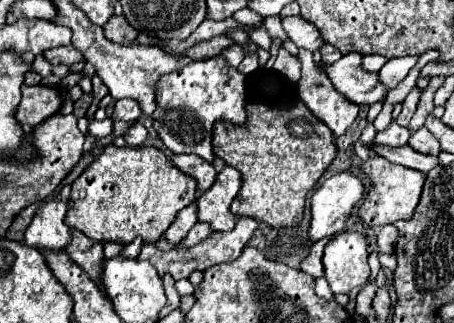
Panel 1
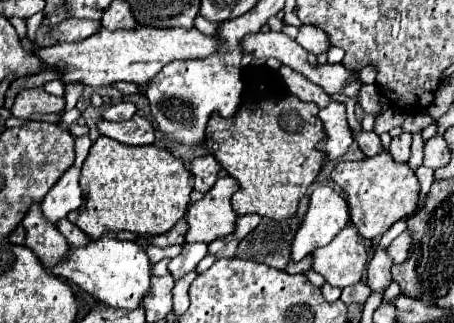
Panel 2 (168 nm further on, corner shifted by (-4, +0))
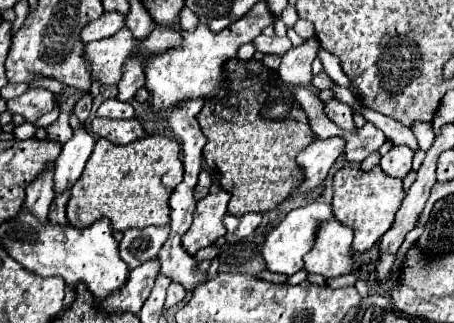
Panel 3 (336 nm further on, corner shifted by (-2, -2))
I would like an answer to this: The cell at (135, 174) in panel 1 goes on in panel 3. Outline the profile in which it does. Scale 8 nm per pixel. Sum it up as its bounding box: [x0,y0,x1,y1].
[66,136,184,232]

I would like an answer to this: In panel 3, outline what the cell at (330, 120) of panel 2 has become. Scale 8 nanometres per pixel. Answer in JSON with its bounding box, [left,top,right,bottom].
[298,136,344,192]

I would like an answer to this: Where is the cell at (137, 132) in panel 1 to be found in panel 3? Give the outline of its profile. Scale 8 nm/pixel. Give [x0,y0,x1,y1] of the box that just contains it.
[90,118,146,144]

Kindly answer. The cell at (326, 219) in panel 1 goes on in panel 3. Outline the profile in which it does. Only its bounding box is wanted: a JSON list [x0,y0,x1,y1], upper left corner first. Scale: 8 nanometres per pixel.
[264,202,334,276]

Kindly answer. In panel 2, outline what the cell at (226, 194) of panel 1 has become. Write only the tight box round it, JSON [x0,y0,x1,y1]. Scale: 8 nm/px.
[186,176,238,244]

